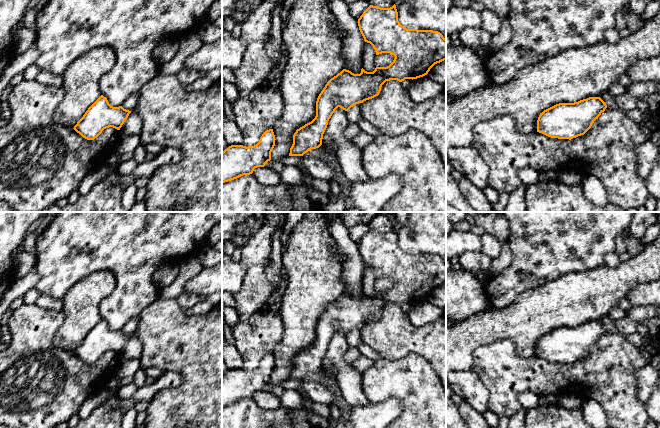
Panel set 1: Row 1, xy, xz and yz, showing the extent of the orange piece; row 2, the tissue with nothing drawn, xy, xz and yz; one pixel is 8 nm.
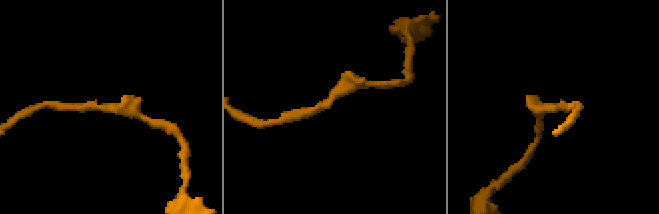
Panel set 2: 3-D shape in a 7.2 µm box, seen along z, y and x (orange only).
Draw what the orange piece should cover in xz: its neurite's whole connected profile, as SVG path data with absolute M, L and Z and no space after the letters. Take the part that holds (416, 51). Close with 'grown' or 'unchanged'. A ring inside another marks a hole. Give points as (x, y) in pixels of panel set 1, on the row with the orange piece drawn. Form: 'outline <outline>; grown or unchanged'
outline M395 4L390 8L370 5L358 19L358 26L364 41L373 46L376 55L390 53L395 57L393 62L387 67L376 67L373 72L367 72L362 68L360 74L343 69L331 78L317 98L315 118L294 133L289 156L303 156L309 150L319 148L328 121L338 107L348 111L354 105L378 96L386 81L402 82L405 79L423 77L435 64L446 60L446 39L443 35L433 30L405 28L398 21Z; unchanged

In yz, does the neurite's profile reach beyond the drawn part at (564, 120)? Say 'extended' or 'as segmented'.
as segmented

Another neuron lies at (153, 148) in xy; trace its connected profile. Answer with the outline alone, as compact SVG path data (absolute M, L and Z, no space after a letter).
M150 143L148 145L145 146L146 148L146 154L158 154L160 151L163 150L163 146L158 144L158 143Z

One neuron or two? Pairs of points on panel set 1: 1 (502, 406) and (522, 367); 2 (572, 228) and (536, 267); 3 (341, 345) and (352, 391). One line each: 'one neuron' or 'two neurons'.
1: one neuron
2: one neuron
3: one neuron

